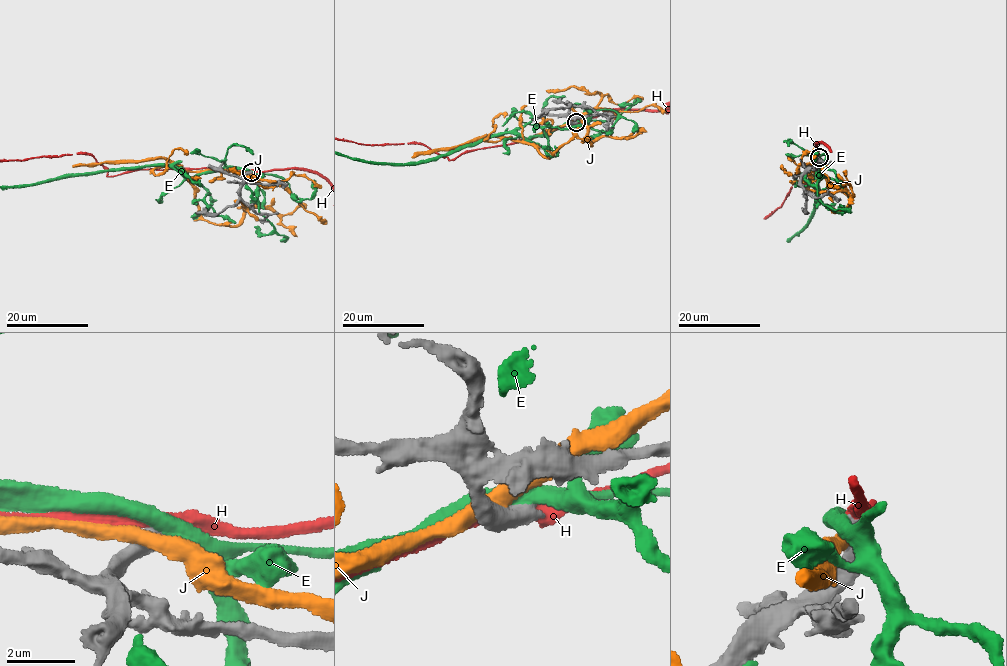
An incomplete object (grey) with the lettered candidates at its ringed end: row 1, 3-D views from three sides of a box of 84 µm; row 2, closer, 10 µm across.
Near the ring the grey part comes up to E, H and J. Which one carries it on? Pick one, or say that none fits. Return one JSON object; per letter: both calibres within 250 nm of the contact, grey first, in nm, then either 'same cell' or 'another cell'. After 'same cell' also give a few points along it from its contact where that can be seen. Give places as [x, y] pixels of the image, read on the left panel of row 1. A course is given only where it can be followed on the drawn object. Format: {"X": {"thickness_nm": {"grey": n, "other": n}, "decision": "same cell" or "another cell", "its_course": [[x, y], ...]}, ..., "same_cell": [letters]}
{"E": {"thickness_nm": {"grey": 600, "other": 480}, "decision": "another cell"}, "H": {"thickness_nm": {"grey": 600, "other": 360}, "decision": "another cell"}, "J": {"thickness_nm": {"grey": 550, "other": 420}, "decision": "another cell"}, "same_cell": []}

